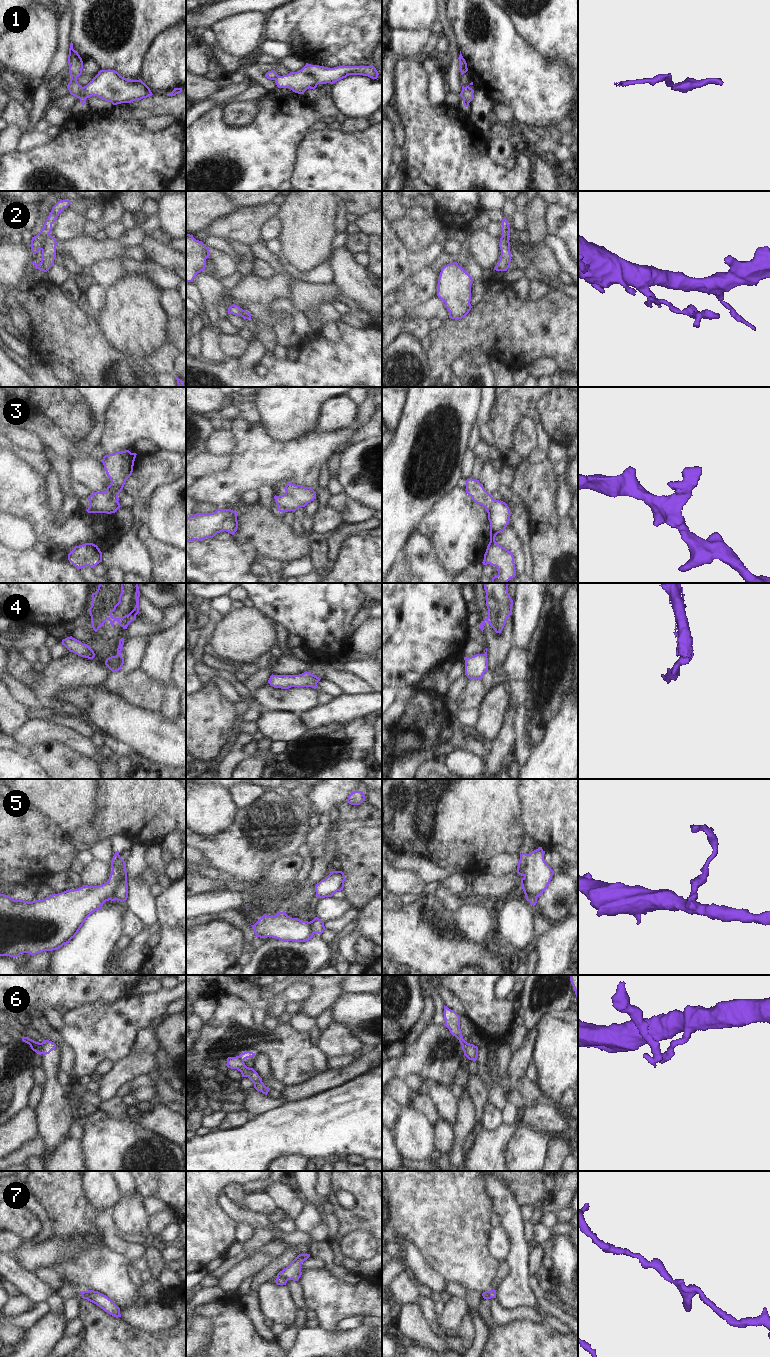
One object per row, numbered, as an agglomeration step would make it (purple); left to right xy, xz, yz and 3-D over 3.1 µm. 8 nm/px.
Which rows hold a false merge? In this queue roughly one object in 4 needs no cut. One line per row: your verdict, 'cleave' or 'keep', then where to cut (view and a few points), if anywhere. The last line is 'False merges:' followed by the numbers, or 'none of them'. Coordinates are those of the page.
1: cleave | xy (83, 87), (79, 98)
2: cleave | xy (49, 234), (40, 249)
3: keep | no cut
4: cleave | xy (120, 654), (116, 655)
5: cleave | xy (124, 867), (123, 879), (115, 891), (114, 899)
6: cleave | xy (41, 1043), (41, 1047), (46, 1053)
7: cleave | xz (277, 1276), (287, 1280)
False merges: 1, 2, 4, 5, 6, 7

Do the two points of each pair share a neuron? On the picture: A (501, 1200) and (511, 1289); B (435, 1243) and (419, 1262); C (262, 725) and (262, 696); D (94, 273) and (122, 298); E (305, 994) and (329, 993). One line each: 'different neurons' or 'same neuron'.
A: same neuron
B: different neurons
C: different neurons
D: different neurons
E: different neurons

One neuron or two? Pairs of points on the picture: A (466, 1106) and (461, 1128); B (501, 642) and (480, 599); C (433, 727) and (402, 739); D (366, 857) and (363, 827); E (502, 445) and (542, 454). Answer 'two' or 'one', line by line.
A: one
B: one
C: one
D: one
E: one

